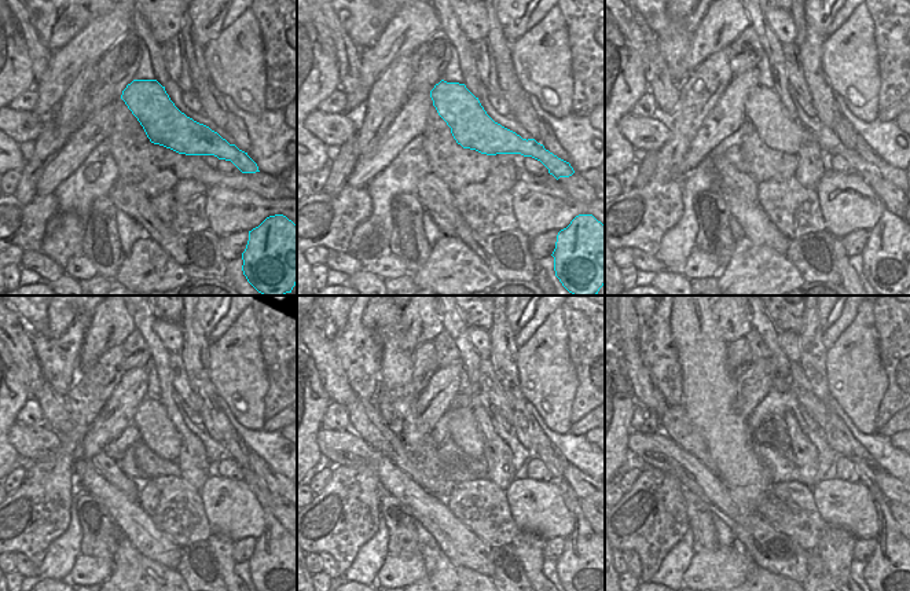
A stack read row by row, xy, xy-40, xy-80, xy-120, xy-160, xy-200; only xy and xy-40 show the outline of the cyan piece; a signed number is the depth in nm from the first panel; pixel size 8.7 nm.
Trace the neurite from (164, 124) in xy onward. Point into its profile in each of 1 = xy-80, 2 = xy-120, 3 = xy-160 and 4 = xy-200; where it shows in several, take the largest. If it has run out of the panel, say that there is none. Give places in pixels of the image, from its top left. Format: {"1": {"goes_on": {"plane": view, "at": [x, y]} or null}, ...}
{"1": {"goes_on": {"plane": "xy-80", "at": [771, 120]}}, "2": {"goes_on": {"plane": "xy-120", "at": [268, 565]}}, "3": {"goes_on": {"plane": "xy-160", "at": [576, 568]}}, "4": {"goes_on": {"plane": "xy-200", "at": [884, 572]}}}

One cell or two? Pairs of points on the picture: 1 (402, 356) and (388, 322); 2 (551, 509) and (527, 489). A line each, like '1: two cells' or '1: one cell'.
1: one cell
2: one cell

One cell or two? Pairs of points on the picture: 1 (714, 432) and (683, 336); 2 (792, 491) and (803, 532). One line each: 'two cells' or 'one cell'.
1: one cell
2: one cell

